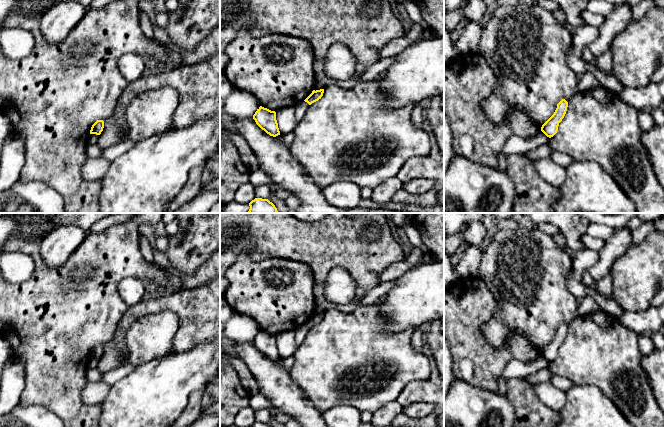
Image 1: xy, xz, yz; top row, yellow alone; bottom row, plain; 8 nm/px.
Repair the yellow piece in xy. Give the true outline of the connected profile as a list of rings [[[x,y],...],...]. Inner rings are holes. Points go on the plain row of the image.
[[[97,344],[91,351],[90,358],[100,359],[104,352],[104,345]]]

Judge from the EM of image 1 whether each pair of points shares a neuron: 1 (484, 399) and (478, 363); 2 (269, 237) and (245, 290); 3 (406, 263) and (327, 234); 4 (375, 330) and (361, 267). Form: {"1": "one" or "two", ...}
{"1": "two", "2": "two", "3": "two", "4": "two"}

